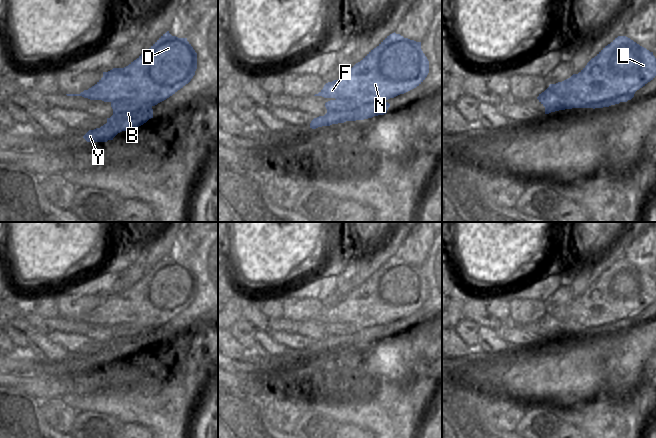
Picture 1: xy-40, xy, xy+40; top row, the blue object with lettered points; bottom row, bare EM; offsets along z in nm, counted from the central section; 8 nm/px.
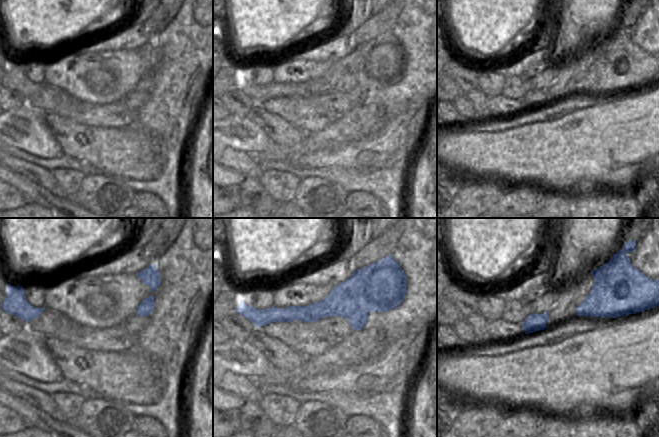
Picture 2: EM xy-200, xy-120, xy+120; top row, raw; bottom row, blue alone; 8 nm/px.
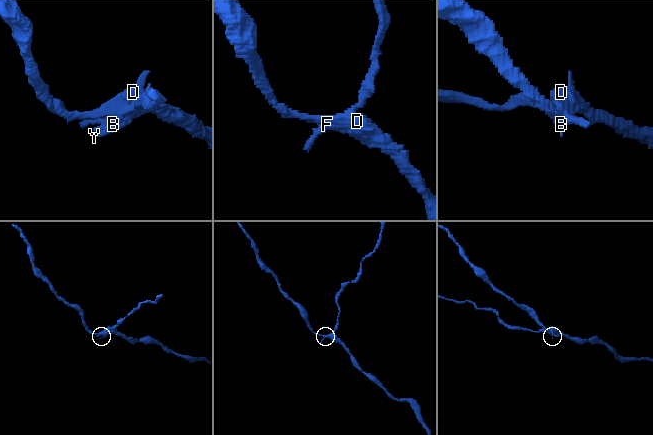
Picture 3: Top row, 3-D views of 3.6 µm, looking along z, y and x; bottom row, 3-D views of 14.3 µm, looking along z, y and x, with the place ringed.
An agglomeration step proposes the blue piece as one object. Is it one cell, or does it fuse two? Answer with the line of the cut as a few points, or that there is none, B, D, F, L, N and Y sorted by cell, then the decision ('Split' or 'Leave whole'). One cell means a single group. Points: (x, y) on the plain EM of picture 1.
Split along xy (336, 322), (358, 327), (383, 325). Groups: B Y / D F L N. Split

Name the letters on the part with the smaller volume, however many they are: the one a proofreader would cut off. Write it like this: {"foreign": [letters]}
{"foreign": ["B", "Y"]}

